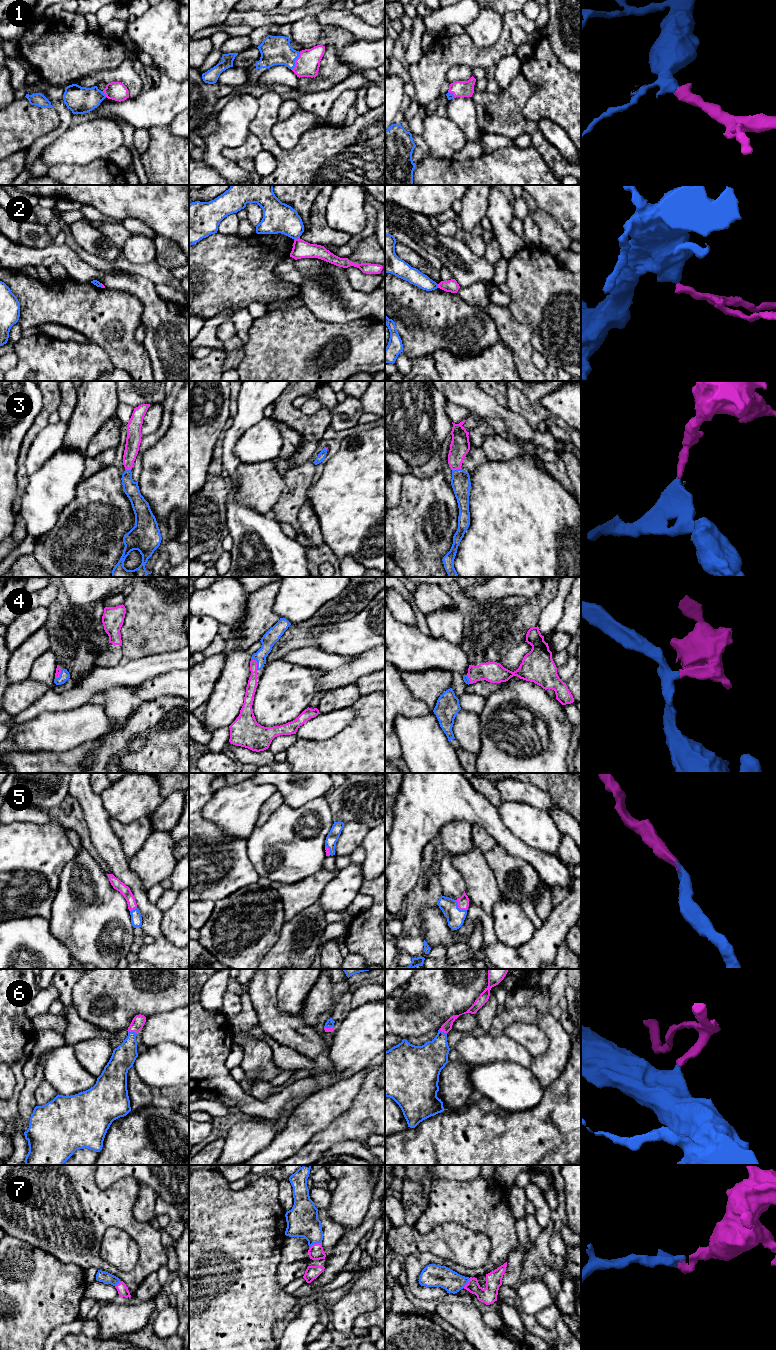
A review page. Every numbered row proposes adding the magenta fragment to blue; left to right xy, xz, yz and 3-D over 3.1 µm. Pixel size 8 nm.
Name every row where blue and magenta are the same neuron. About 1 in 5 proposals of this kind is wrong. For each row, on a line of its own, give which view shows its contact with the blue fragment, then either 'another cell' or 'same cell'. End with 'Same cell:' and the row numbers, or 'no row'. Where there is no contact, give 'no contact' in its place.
1: meets blue in xz; same cell
2: meets blue in xz; another cell
3: meets blue in yz; same cell
4: meets blue in xz; same cell
5: meets blue in yz; same cell
6: meets blue in xy; same cell
7: meets blue in xz; same cell
Same cell: 1, 3, 4, 5, 6, 7

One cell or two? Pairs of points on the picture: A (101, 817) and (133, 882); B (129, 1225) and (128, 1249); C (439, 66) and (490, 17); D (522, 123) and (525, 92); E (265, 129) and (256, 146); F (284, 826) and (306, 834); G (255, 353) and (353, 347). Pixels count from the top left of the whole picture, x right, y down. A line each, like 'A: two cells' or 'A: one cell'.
A: one cell
B: two cells
C: two cells
D: one cell
E: two cells
F: one cell
G: one cell

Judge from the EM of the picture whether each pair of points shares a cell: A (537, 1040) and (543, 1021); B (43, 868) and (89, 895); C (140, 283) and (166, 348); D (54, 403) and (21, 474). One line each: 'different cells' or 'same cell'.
A: different cells
B: different cells
C: same cell
D: same cell

